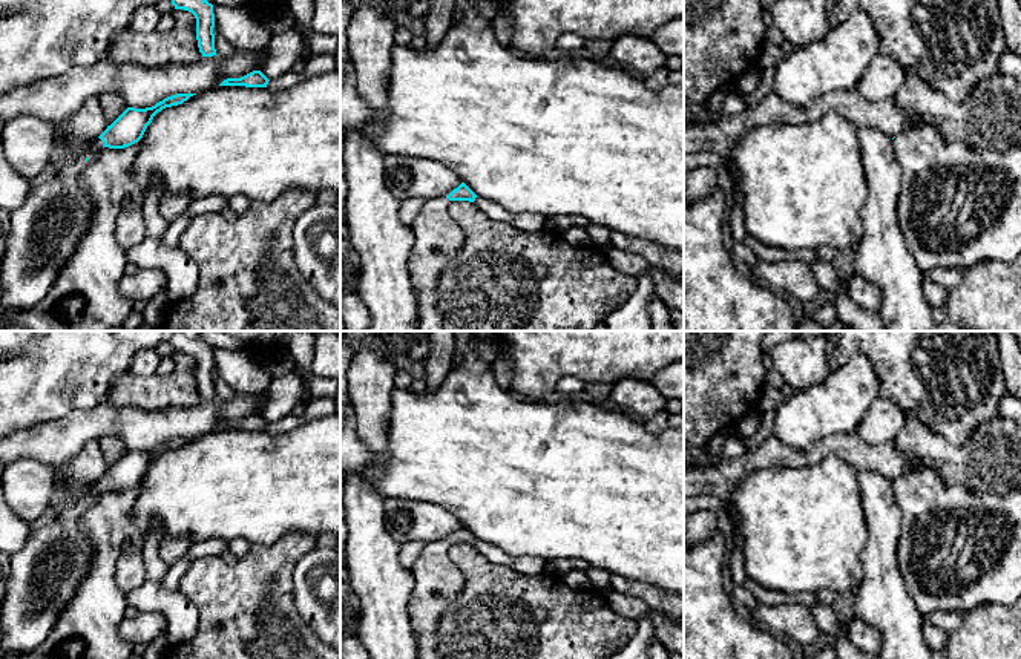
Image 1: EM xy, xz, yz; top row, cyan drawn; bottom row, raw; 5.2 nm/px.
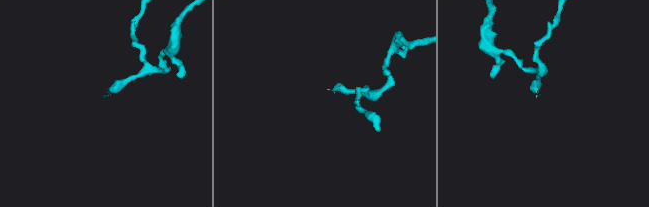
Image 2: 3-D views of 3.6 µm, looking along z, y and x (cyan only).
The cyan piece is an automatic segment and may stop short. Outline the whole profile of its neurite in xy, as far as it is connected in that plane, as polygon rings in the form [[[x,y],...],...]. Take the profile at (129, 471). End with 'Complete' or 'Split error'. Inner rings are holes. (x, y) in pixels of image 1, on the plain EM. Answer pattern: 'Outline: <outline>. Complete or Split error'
Outline: [[[176,437],[164,441],[152,451],[127,451],[107,472],[95,483],[86,498],[78,500],[54,520],[32,530],[25,546],[11,555],[11,572],[6,595],[0,610],[0,653],[6,657],[17,657],[34,651],[51,633],[58,616],[75,596],[92,564],[92,546],[86,532],[80,527],[80,518],[103,490],[124,492],[138,486],[153,460],[166,451],[178,449],[196,437]]]. Split error

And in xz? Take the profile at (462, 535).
Outline: [[[461,526],[449,538],[428,543],[411,569],[414,592],[408,618],[419,644],[419,659],[440,659],[437,653],[438,621],[446,605],[463,590],[463,573],[448,556],[451,544],[474,546],[477,538]]]. Split error

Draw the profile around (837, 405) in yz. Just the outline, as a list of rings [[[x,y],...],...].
[[[854,356],[823,382],[783,400],[776,409],[774,437],[790,448],[808,449],[837,434],[857,432],[878,395],[878,379],[865,356]]]

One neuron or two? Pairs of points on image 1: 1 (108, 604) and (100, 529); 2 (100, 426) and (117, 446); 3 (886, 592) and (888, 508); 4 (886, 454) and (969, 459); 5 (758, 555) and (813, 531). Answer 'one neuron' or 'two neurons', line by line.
1: one neuron
2: two neurons
3: one neuron
4: two neurons
5: one neuron

